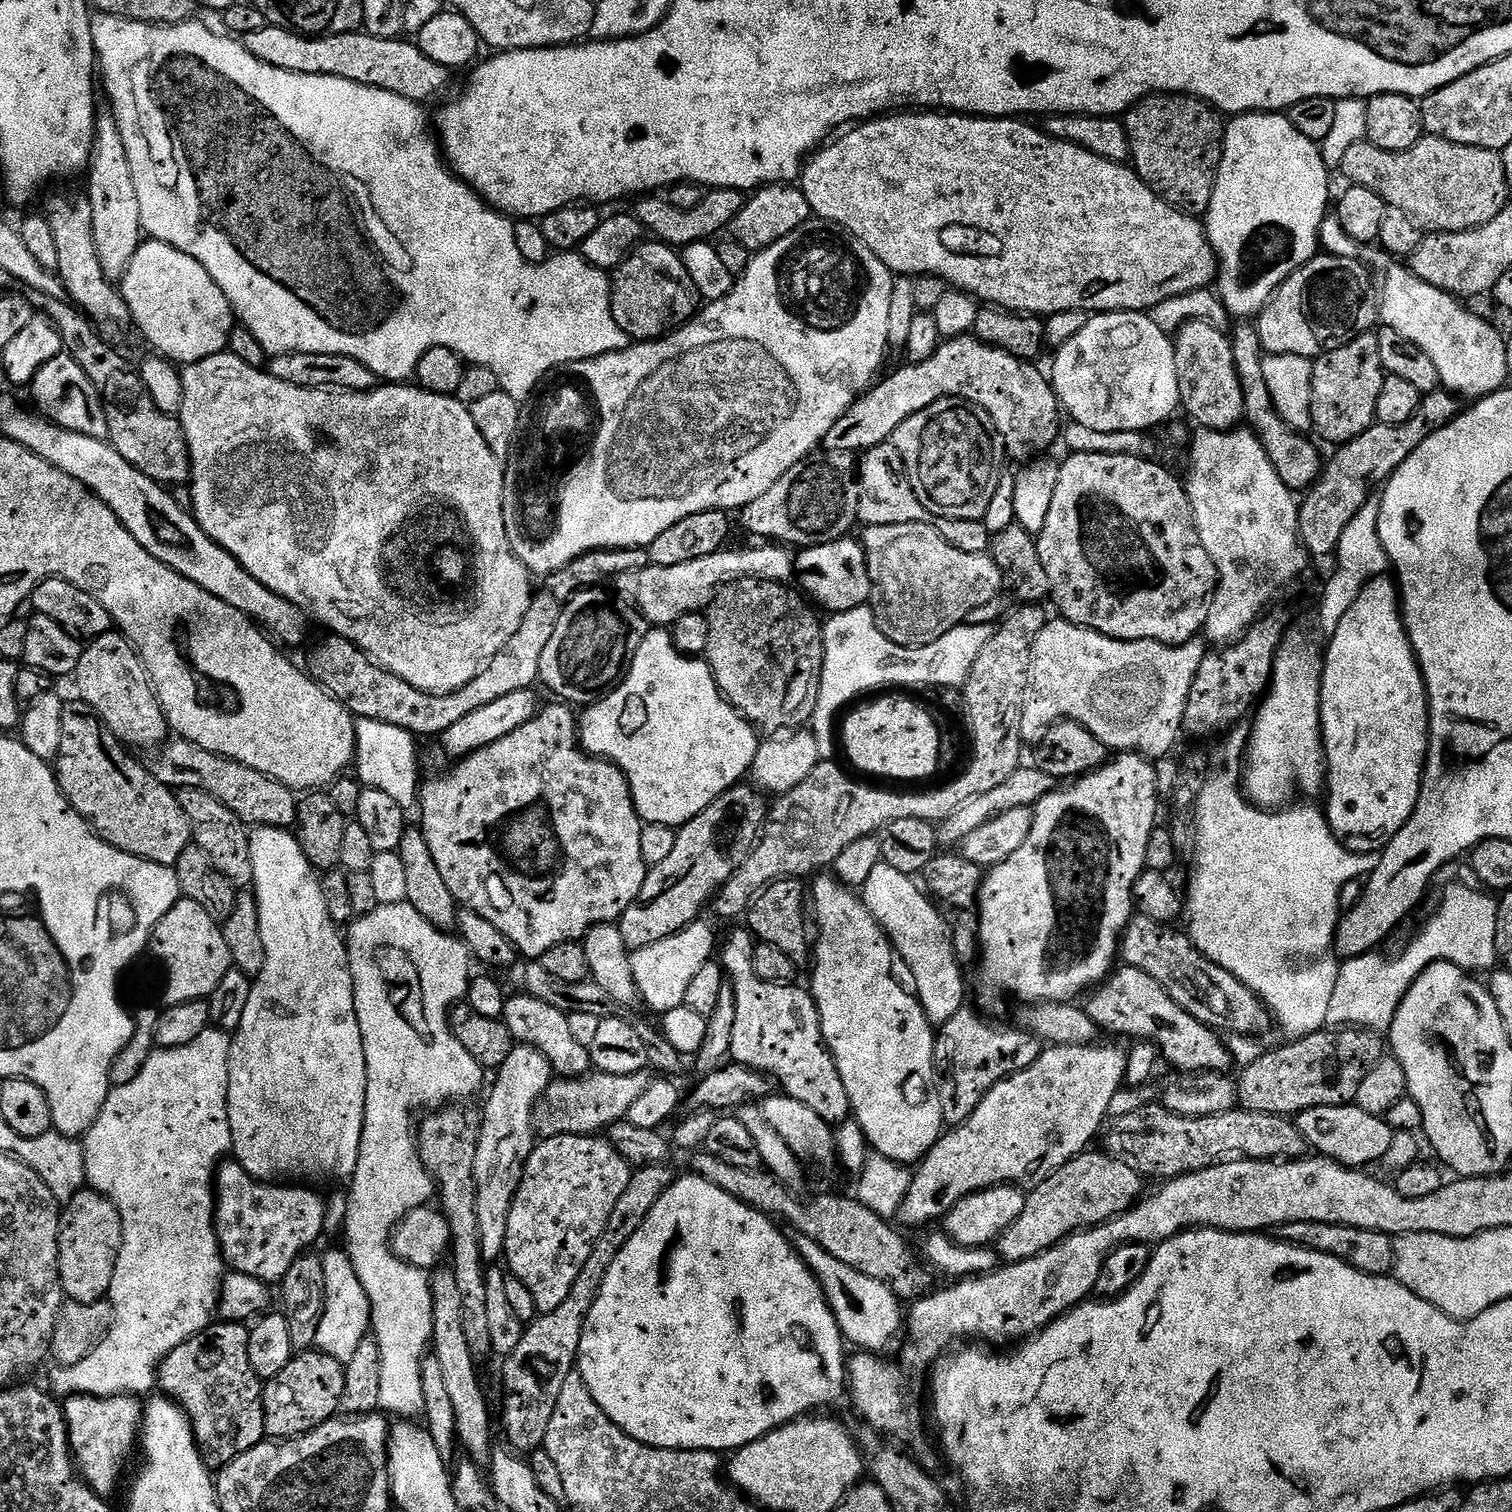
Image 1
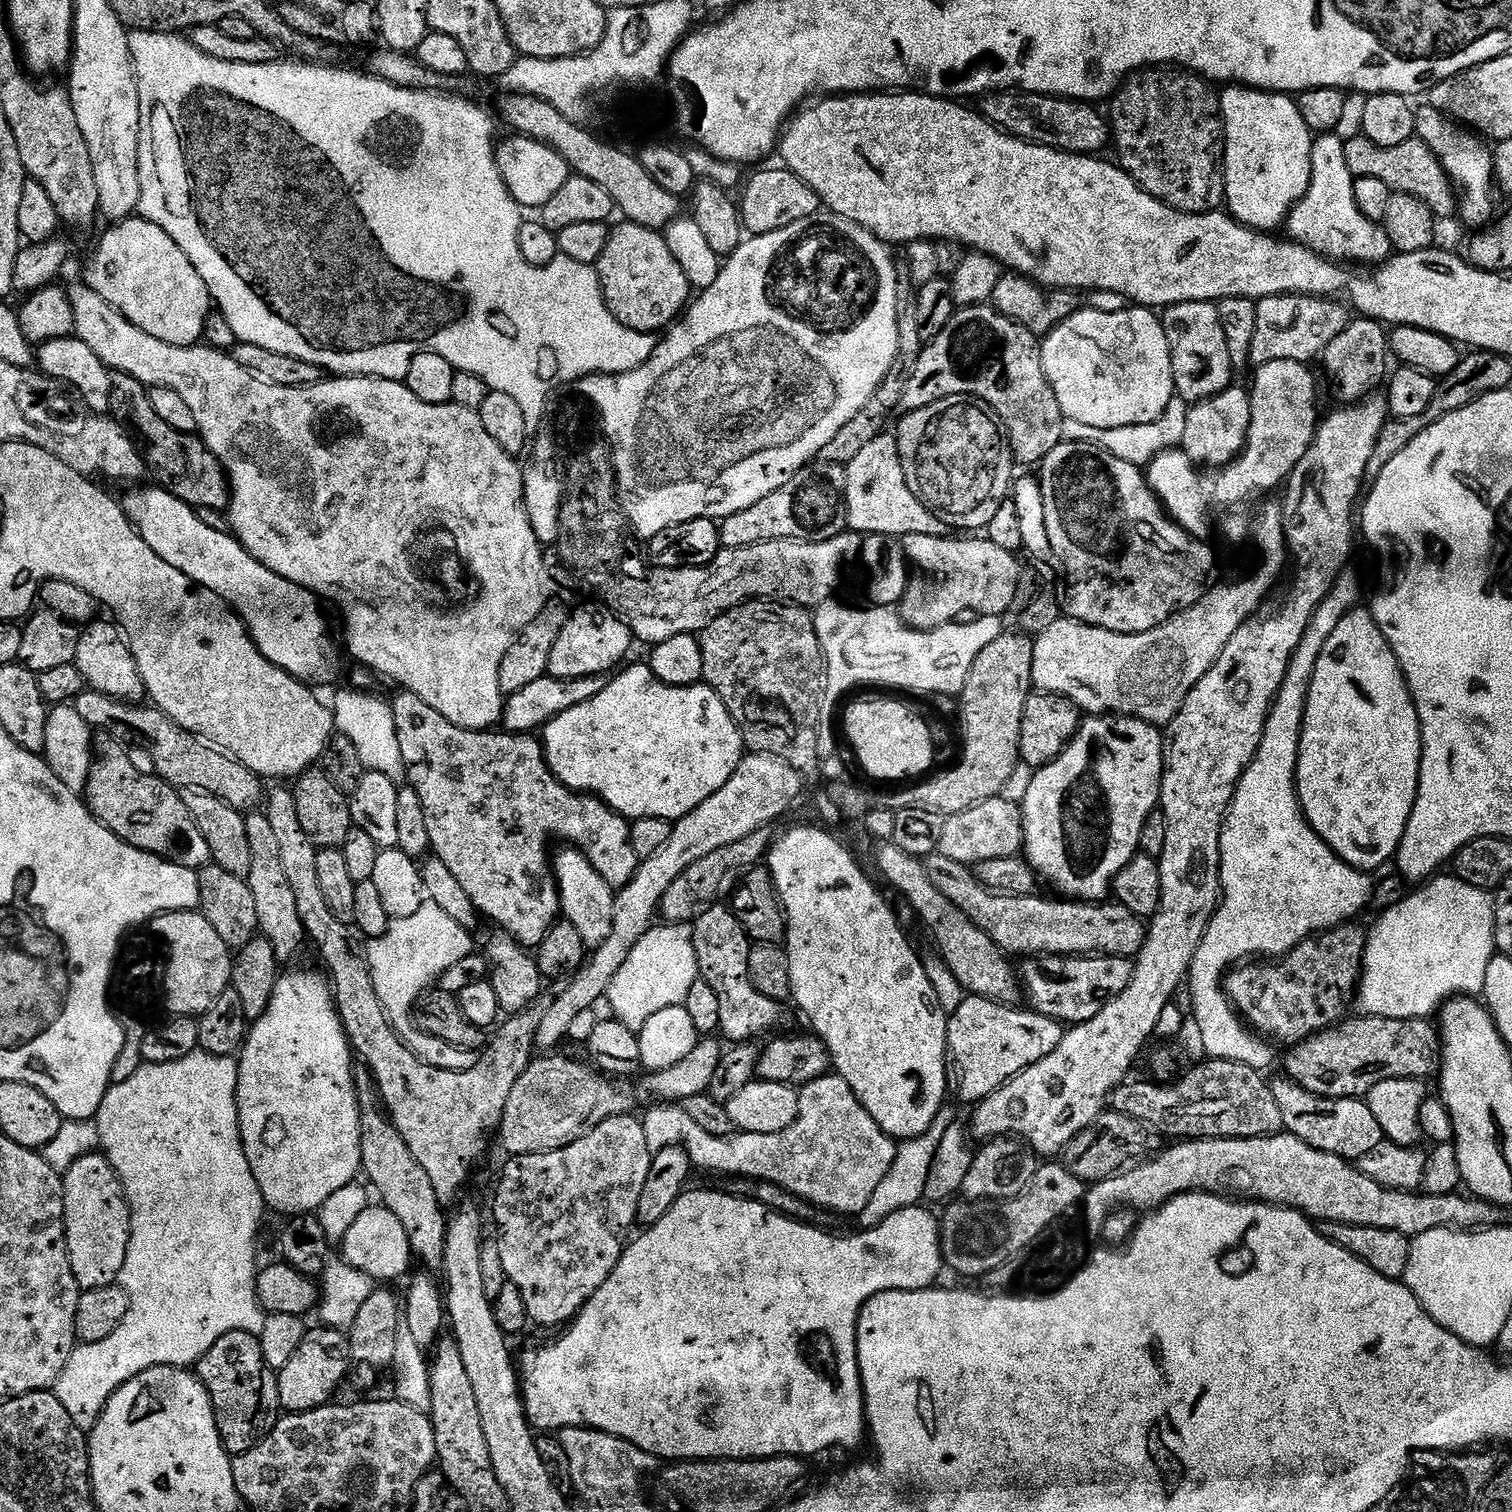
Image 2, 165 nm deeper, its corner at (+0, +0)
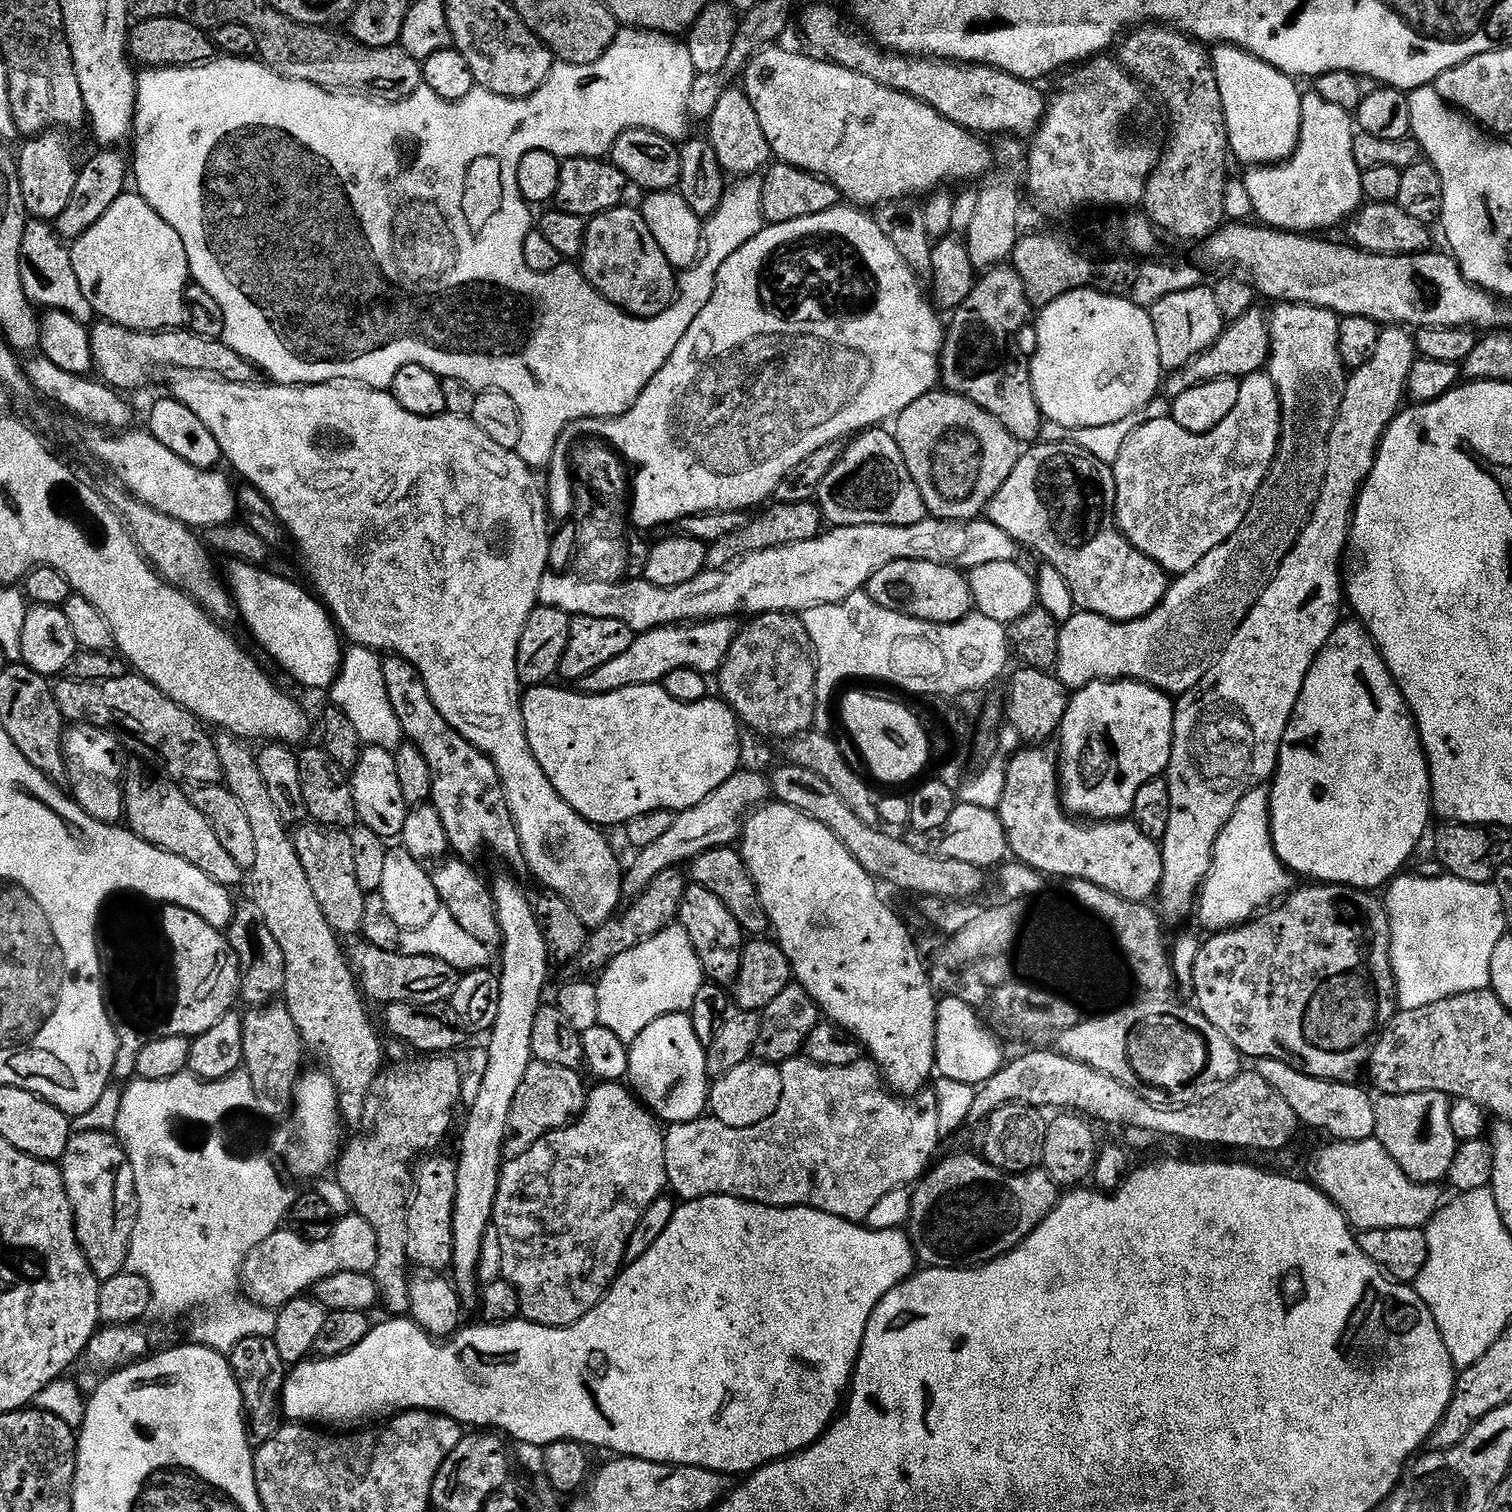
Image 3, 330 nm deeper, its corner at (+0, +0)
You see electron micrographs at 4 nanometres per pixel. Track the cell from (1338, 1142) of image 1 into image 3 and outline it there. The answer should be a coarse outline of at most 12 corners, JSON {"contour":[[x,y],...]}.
{"contour":[[1286,1062],[1254,1071],[1306,1129],[1333,1141],[1375,1137],[1376,1105],[1356,1082],[1319,1080]]}

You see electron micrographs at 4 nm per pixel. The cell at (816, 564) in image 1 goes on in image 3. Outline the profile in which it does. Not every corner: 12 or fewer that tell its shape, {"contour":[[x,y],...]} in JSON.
{"contour":[[882,566],[866,589],[886,610],[930,624],[973,611],[959,568]]}

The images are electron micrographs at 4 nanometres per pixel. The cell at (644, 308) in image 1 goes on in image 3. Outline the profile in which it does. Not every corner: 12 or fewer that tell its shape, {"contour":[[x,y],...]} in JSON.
{"contour":[[639,207],[588,220],[578,267],[641,318],[667,310],[678,272]]}

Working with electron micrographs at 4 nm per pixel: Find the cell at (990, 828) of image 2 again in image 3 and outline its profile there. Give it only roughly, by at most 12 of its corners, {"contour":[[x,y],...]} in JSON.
{"contour":[[957,803],[907,842],[927,856],[995,869],[1010,849],[999,811]]}

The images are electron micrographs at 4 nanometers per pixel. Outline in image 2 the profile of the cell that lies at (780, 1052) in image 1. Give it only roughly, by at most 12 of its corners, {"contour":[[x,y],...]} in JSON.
{"contour":[[731,907],[691,930],[699,979],[718,994],[720,1032],[752,1042],[785,1005],[754,990],[754,944]]}

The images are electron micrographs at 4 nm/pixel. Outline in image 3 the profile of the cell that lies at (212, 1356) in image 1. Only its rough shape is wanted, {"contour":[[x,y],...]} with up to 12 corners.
{"contour":[[271,1336],[230,1354],[253,1445],[281,1431],[286,1365]]}

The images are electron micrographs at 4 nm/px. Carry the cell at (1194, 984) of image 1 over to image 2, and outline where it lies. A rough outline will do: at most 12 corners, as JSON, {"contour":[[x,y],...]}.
{"contour":[[923,861],[1001,952],[1134,958],[1119,902],[995,896],[967,864]]}

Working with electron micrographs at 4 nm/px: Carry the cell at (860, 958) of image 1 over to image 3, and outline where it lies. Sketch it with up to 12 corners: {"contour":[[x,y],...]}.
{"contour":[[779,802],[738,851],[795,983],[897,1097],[938,997],[877,881]]}

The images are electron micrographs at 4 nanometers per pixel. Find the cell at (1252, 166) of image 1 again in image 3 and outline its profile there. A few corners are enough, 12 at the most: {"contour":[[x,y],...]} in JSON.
{"contour":[[1234,44],[1211,49],[1228,146],[1244,166],[1291,160],[1297,81]]}

